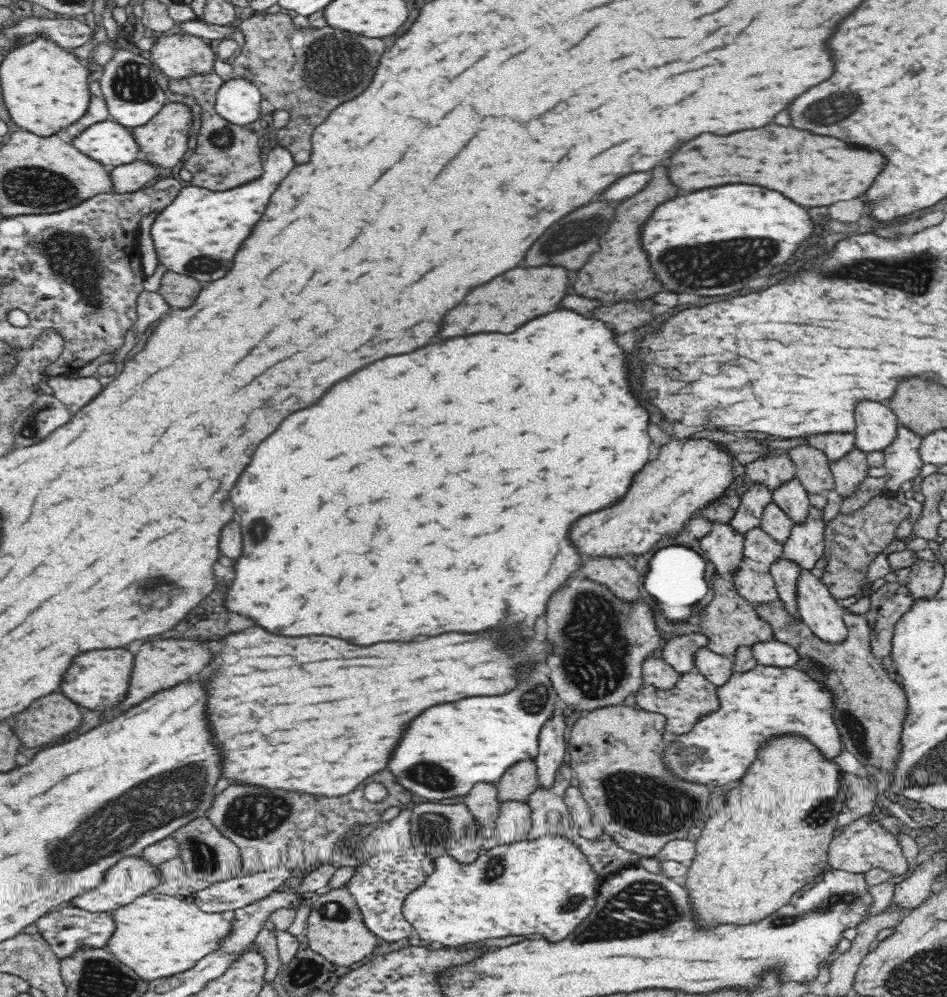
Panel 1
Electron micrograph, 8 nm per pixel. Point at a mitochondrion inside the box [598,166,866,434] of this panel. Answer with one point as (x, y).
(721, 264)

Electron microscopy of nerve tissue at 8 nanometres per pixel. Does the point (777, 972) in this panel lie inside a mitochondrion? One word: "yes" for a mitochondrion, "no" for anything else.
no

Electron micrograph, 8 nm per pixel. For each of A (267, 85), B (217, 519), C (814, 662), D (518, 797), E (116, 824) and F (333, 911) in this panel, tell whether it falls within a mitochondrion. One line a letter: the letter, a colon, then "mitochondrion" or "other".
A: other
B: other
C: mitochondrion
D: other
E: mitochondrion
F: mitochondrion

